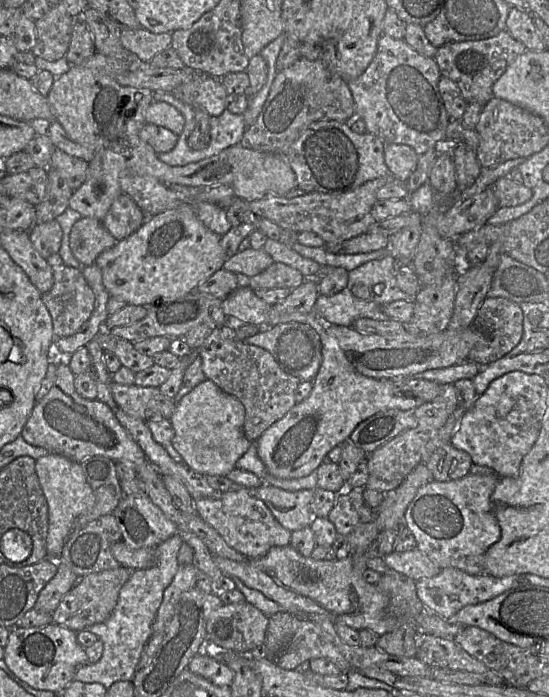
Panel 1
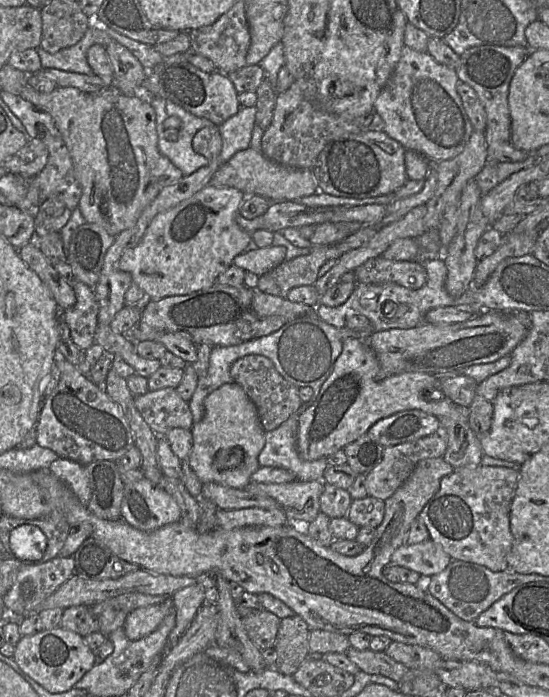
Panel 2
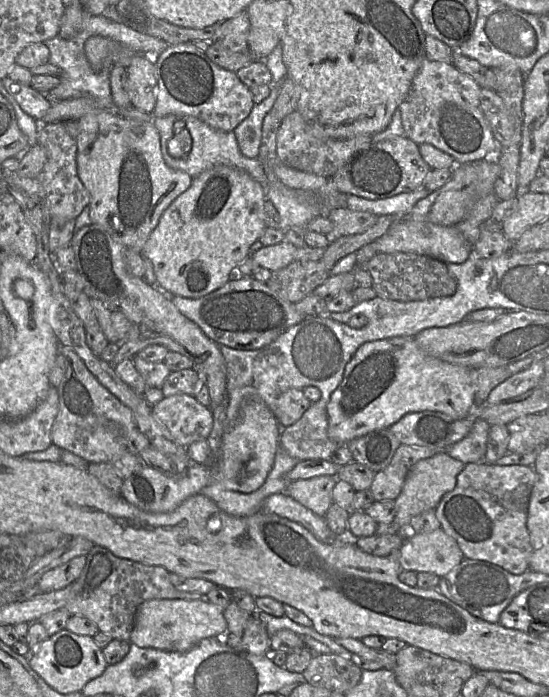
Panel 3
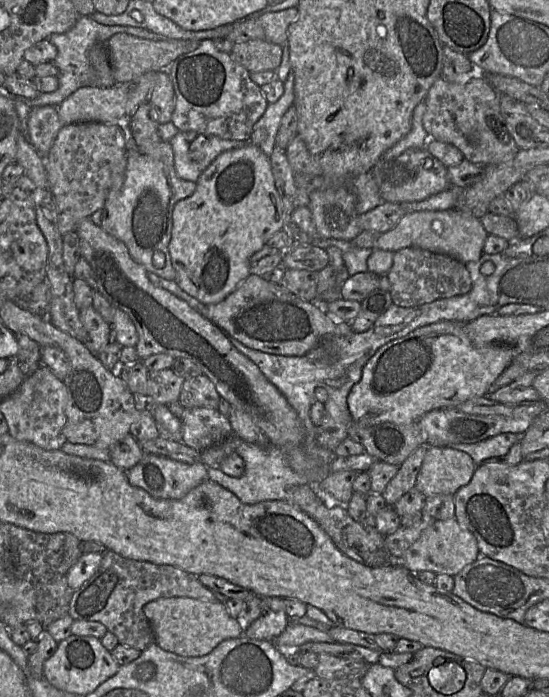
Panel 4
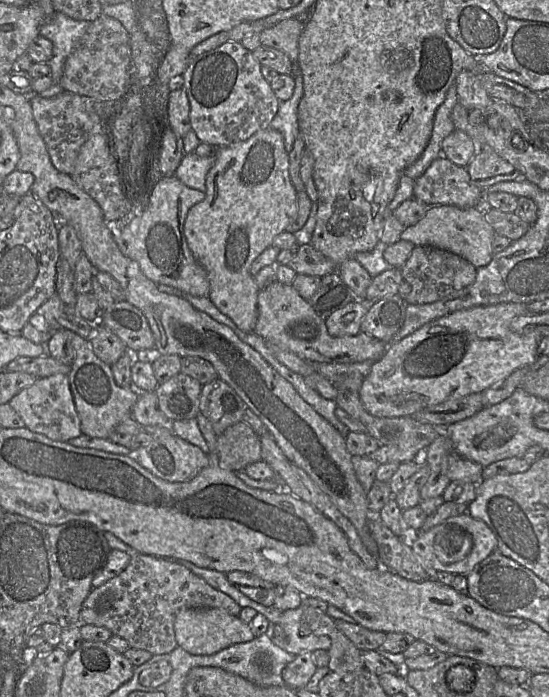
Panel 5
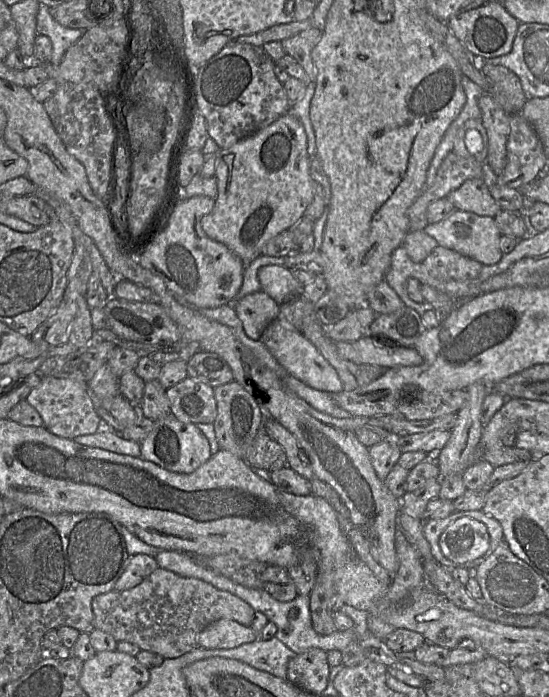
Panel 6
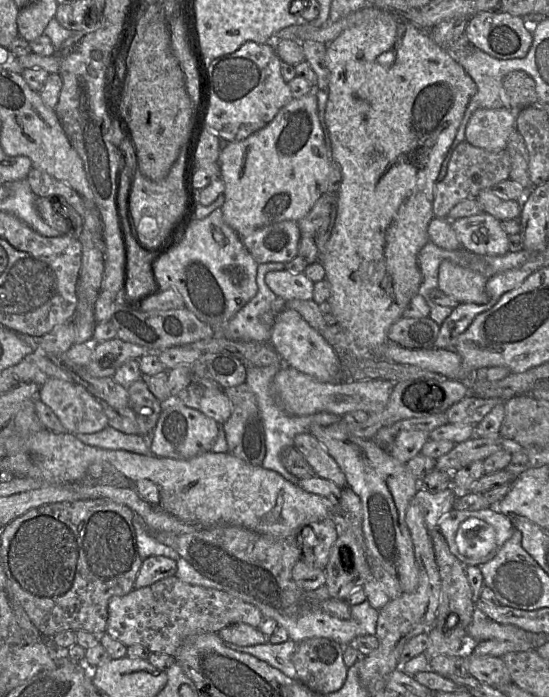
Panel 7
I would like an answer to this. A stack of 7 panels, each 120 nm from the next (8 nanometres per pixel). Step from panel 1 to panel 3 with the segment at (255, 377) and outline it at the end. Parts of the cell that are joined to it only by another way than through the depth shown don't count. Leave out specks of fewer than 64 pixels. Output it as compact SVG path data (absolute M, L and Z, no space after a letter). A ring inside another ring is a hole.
M291 388L274 400L272 412L279 425L284 428L297 422L311 404L301 389Z

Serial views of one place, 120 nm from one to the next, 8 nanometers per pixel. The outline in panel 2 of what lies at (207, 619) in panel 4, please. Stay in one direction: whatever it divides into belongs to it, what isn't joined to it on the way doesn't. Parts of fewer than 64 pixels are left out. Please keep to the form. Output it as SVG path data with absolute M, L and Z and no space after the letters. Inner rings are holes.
M171 599L156 605L140 607L132 611L125 622L124 630L129 640L140 640L155 631L171 612Z

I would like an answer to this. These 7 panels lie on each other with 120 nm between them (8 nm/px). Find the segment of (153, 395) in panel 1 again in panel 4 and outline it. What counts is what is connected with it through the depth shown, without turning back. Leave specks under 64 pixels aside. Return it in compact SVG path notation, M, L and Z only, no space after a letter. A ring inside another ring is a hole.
M184 408L180 419L181 442L199 452L232 434L228 418L219 409Z

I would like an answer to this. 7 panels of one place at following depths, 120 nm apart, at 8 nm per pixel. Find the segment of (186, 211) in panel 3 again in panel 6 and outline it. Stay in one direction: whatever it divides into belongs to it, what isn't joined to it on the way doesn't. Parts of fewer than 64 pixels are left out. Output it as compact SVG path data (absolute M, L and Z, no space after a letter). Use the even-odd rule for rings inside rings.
M288 112L278 118L275 122L258 131L257 133L235 143L229 148L220 149L217 153L215 178L217 180L218 194L215 198L213 210L204 216L201 220L201 227L205 234L212 240L224 244L234 254L236 254L245 265L249 265L260 254L263 246L273 237L278 234L291 229L303 216L304 213L313 200L315 188L318 183L313 180L310 175L311 157L307 151L307 134L302 123ZM264 291L248 294L232 304L248 337L260 340L266 327L276 320L279 304Z

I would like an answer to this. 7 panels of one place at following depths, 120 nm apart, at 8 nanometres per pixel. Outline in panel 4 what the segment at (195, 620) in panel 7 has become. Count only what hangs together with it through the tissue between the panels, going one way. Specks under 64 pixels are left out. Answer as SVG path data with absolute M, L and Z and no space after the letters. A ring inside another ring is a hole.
M106 550L102 555L93 576L74 591L69 615L74 620L102 623L122 645L143 651L154 643L151 625L143 612L144 606L151 601L172 597L219 601L211 590L200 583L197 576L180 568L125 558L111 550Z

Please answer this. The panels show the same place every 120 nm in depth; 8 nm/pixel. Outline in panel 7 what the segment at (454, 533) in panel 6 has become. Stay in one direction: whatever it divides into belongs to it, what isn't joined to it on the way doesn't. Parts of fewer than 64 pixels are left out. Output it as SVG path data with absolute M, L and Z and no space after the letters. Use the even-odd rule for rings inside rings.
M485 508L476 511L453 509L440 520L438 531L447 542L450 552L466 567L481 566L492 560L512 536L514 525L509 517L496 509Z

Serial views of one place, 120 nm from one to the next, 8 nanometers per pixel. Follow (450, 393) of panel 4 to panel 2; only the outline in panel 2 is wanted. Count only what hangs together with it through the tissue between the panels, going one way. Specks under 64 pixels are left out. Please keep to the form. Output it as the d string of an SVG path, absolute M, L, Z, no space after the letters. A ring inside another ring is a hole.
M346 338L342 352L335 361L333 371L321 386L315 398L304 404L309 406L300 415L298 422L297 449L304 460L327 458L346 445L365 435L377 421L405 410L421 410L436 416L448 432L447 448L443 459L455 469L477 466L484 456L479 436L469 424L469 410L446 397L441 389L440 378L423 372L405 372L380 378L381 367L373 350L364 340Z

